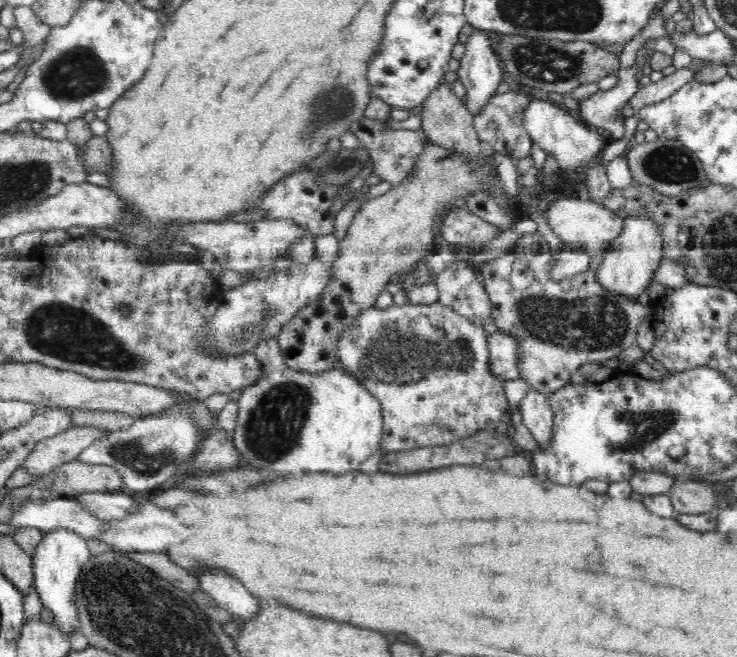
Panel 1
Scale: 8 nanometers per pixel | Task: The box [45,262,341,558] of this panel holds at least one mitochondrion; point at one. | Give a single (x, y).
(274, 426)

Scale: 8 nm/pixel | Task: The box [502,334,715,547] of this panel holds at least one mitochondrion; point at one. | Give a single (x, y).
(631, 431)

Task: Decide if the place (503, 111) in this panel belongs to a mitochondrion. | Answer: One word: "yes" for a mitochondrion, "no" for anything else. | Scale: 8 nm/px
no

